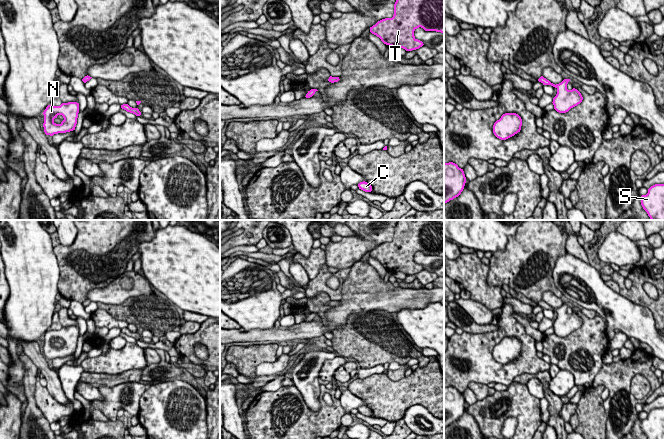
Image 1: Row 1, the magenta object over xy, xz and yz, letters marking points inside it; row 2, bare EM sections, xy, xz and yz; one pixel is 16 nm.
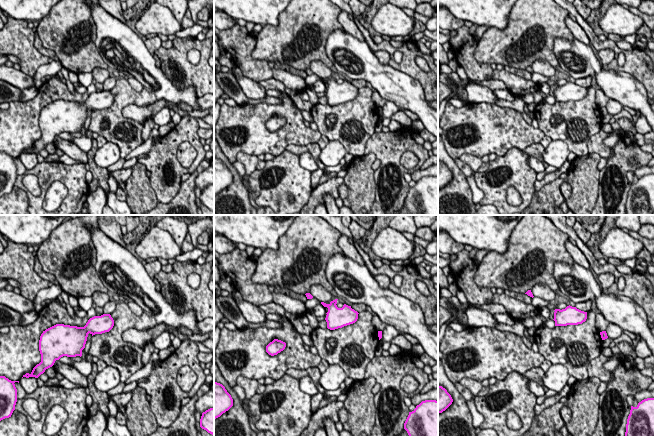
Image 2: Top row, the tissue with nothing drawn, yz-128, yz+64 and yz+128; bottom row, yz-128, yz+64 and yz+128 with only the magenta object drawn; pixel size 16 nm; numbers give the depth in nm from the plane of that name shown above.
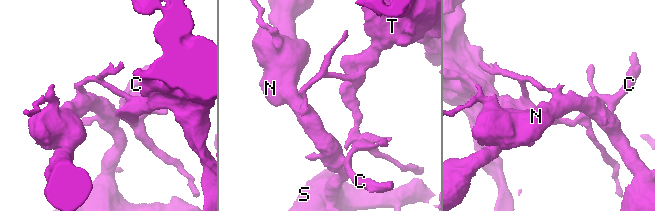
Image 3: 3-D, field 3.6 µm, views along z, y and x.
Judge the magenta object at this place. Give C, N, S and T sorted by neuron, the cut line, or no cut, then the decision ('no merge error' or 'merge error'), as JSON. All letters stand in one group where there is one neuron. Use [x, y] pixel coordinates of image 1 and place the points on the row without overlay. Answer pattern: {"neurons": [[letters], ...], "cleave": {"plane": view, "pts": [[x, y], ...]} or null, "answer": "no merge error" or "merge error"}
{"neurons": [["C", "N", "S"], ["T"]], "cleave": {"plane": "yz", "pts": [[544, 302], [542, 306]]}, "answer": "merge error"}

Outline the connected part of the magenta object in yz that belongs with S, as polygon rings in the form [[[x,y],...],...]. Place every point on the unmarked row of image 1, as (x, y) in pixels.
[[[664,408],[651,410],[648,417],[641,420],[641,429],[648,439],[664,439]]]

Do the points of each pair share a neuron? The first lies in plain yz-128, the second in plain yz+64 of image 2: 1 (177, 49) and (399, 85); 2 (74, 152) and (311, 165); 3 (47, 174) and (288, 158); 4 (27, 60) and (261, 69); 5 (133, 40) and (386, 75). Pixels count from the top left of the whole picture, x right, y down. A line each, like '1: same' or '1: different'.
1: different
2: same
3: same
4: same
5: same

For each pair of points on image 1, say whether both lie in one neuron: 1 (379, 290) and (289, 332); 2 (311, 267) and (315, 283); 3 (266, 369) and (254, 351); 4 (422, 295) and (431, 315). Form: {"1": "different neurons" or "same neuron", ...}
{"1": "same neuron", "2": "different neurons", "3": "different neurons", "4": "different neurons"}

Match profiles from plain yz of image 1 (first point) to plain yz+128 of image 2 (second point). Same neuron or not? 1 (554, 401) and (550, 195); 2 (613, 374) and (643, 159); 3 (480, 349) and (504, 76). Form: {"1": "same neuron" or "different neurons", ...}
{"1": "different neurons", "2": "same neuron", "3": "different neurons"}

